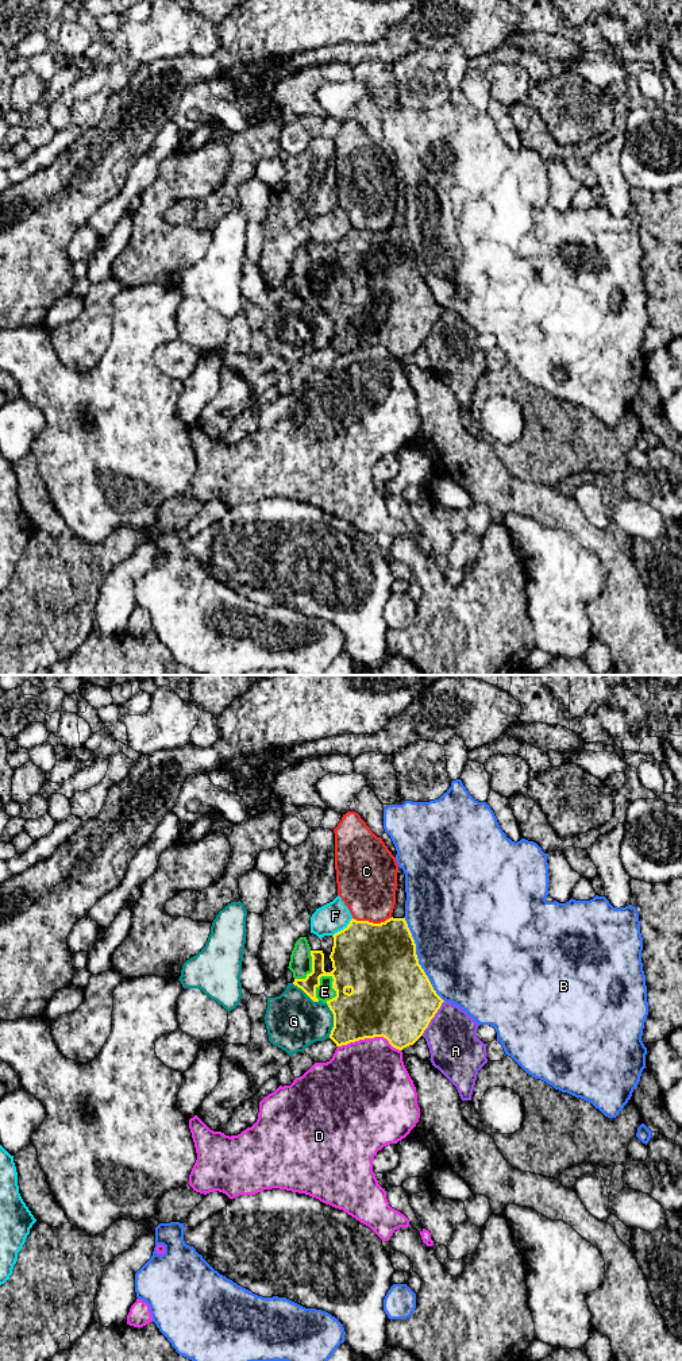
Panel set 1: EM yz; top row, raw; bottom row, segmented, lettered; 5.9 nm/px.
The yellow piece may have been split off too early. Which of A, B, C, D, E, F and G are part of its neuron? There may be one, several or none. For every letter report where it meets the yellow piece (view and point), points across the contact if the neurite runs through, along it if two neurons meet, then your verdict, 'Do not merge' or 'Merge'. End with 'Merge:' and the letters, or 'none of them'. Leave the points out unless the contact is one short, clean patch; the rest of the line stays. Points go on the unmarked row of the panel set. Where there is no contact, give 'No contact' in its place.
A: Touches yellow at yz (432, 326). Do not merge
B: Touches yellow at yz (417, 268). Do not merge
C: Touches yellow at yz (372, 231). Do not merge
D: Touches yellow at yz (369, 346). Do not merge
E: Touches yellow at yz (332, 295). Merge
F: Touches yellow at yz (343, 238). Do not merge
G: Touches yellow at yz (334, 330). Do not merge
Merge: E

